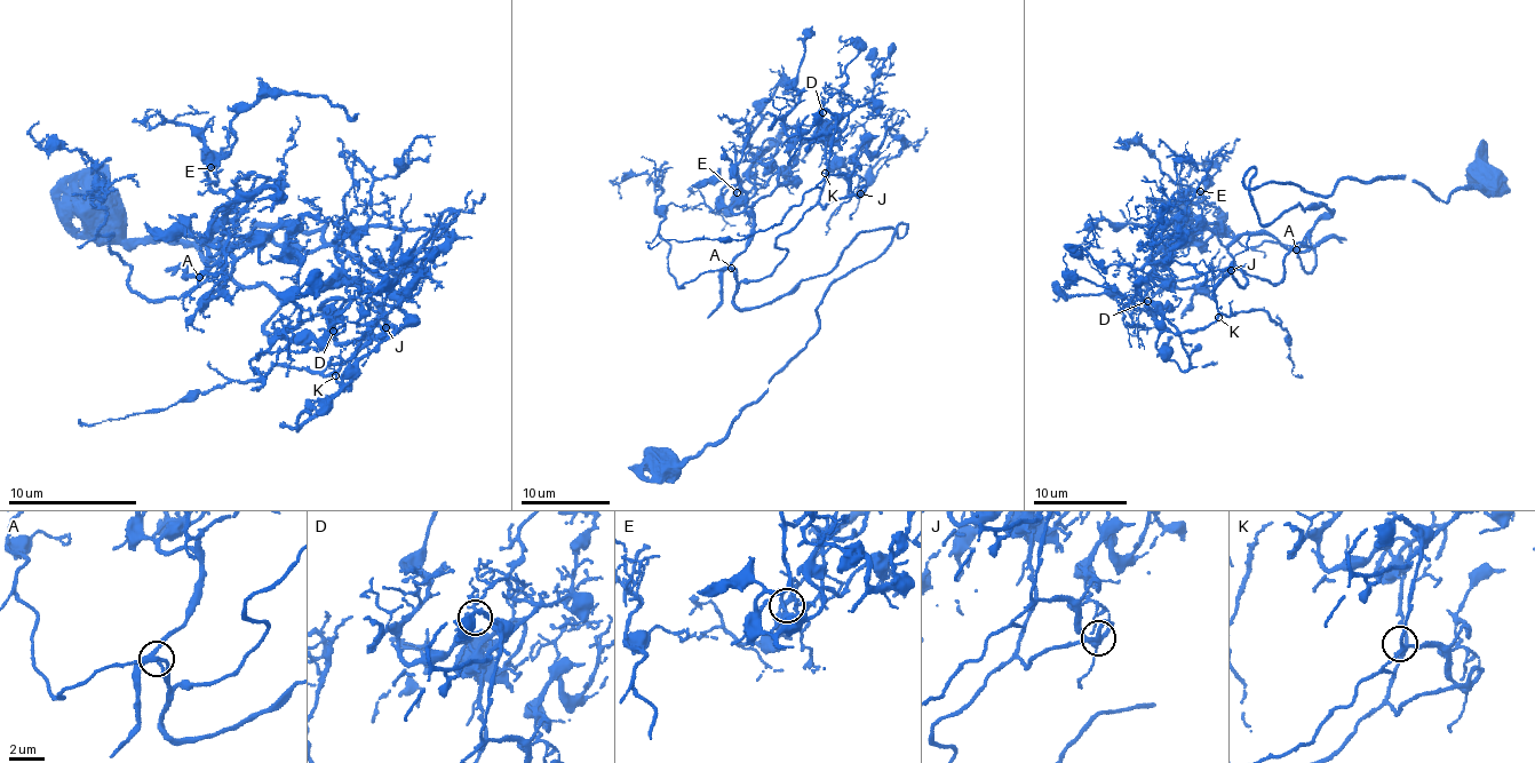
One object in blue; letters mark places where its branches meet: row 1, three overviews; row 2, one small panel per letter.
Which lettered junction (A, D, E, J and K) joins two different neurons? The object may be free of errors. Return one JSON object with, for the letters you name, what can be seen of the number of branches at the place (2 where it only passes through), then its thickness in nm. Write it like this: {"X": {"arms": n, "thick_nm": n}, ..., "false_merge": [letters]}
{"false_merge": []}

